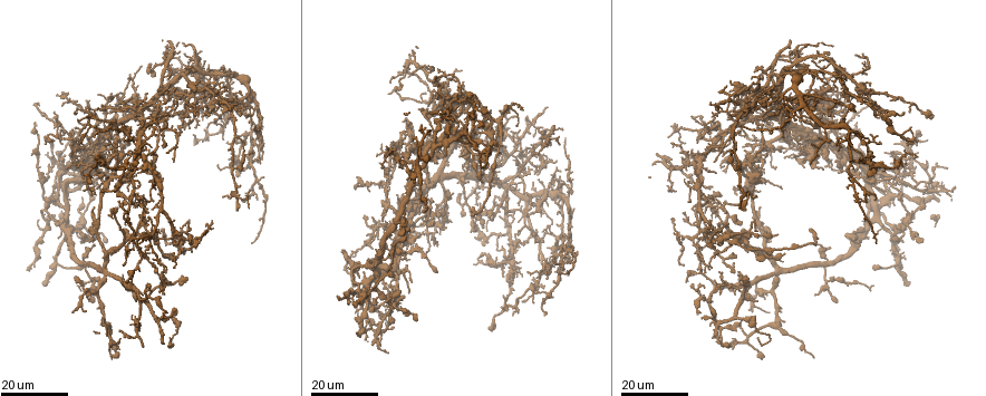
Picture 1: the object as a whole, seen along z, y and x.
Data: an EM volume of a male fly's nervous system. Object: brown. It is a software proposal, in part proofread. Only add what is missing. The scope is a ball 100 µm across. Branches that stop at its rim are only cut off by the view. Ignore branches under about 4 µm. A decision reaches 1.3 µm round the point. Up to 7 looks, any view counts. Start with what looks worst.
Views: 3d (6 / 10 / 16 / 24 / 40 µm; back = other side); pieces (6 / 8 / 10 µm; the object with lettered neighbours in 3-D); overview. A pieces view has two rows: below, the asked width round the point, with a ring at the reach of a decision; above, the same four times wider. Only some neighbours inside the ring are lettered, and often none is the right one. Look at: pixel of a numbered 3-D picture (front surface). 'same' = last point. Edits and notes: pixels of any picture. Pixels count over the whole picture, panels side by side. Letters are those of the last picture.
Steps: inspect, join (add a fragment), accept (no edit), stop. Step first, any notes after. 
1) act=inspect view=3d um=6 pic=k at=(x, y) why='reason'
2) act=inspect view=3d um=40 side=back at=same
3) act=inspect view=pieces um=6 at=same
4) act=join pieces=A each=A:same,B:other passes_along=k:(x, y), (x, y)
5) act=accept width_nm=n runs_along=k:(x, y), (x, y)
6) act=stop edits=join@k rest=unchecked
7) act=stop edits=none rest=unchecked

act=inspect view=3d um=16 pic=1 at=(447, 152) why='branch stops here'

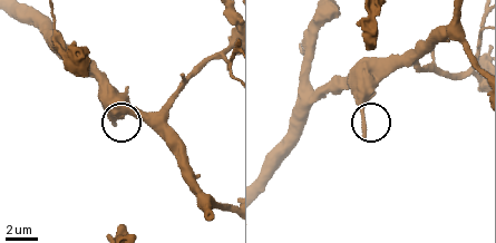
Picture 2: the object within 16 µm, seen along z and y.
act=inspect view=pieces um=6 pic=2 at=(366, 132)

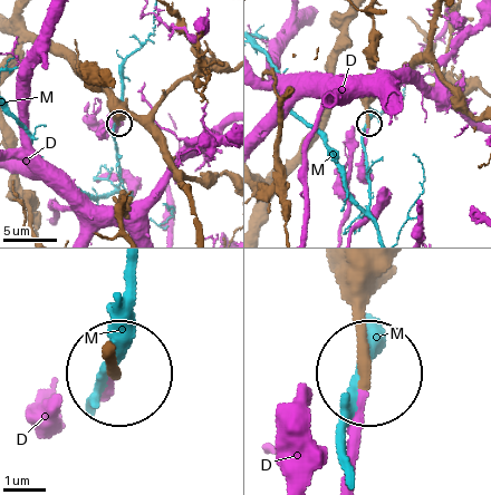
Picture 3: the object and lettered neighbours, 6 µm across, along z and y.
act=accept width_nm=240 each=D:other,M:other found='none of them fits'

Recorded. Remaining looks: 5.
act=inspect view=3d um=24 pic=1 at=(165, 147)

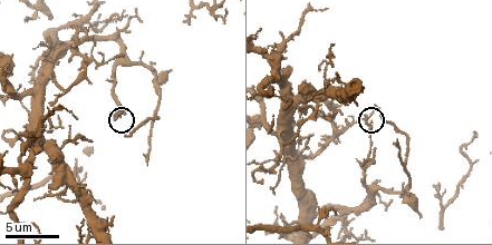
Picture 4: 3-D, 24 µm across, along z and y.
act=inspect view=pieces um=8 pic=4 at=(367, 116)

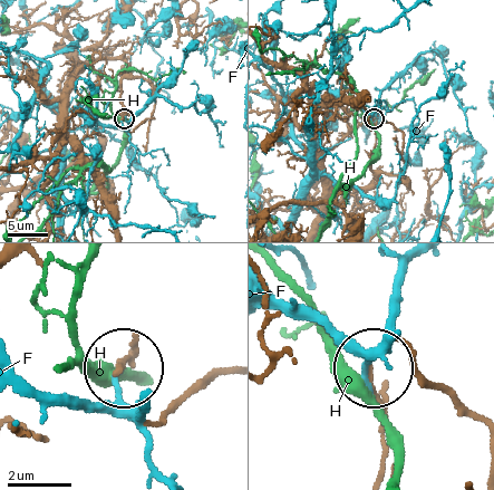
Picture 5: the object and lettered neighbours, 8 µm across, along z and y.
act=accept each=F:other,H:other found='none of them fits'

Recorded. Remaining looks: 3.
act=inspect view=3d um=16 pic=1 at=(461, 157) why='tapers out'

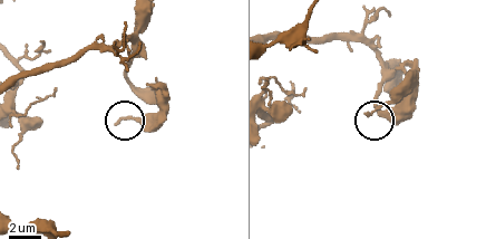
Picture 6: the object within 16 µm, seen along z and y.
act=inspect view=pieces um=8 pic=6 at=(118, 121) why='what lies round it'

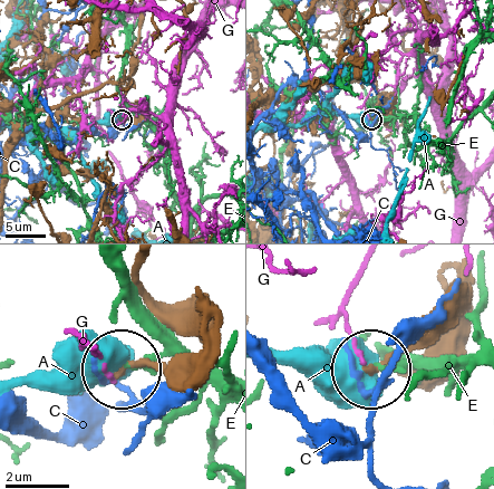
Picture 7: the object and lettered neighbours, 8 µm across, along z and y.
act=accept each=A:other,C:other,E:other,G:other found='none of them fits'

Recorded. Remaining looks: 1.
act=stop edits=none rest=unchecked

